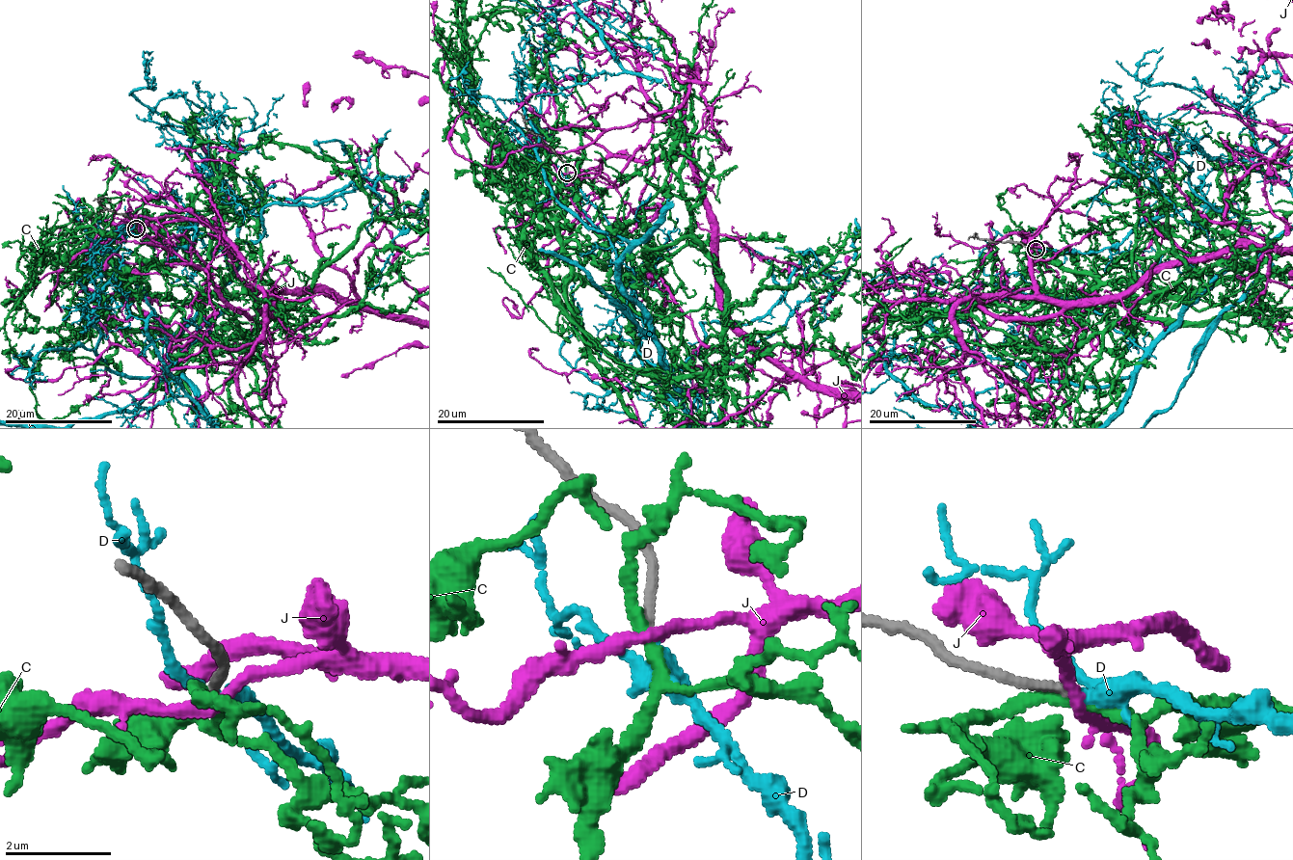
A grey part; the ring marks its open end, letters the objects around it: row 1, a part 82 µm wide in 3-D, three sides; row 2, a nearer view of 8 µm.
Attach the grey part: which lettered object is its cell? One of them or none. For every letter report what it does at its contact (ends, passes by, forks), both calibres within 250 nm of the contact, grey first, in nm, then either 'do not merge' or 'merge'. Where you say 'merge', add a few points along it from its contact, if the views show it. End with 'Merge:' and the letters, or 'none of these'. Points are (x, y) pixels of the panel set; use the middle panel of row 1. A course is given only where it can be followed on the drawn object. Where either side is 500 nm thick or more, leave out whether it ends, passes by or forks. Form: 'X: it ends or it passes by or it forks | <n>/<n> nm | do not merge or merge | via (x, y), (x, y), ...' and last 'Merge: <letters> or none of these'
C: it passes by | 180/220 nm | do not merge
D: it forks | 180/180 nm | merge
J: it passes by | 180/240 nm | do not merge
Merge: D

